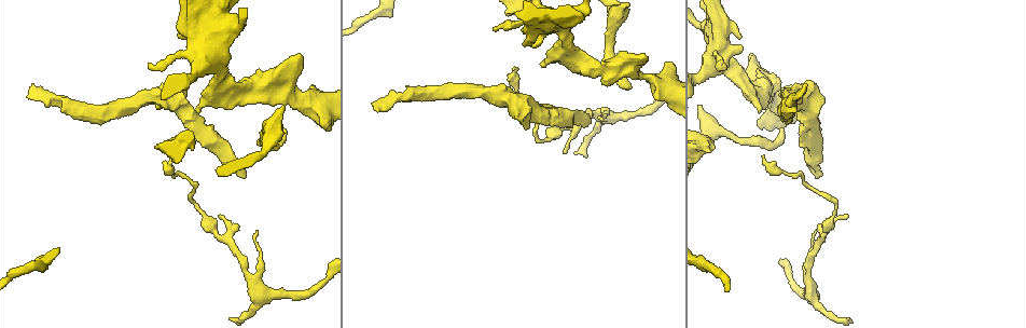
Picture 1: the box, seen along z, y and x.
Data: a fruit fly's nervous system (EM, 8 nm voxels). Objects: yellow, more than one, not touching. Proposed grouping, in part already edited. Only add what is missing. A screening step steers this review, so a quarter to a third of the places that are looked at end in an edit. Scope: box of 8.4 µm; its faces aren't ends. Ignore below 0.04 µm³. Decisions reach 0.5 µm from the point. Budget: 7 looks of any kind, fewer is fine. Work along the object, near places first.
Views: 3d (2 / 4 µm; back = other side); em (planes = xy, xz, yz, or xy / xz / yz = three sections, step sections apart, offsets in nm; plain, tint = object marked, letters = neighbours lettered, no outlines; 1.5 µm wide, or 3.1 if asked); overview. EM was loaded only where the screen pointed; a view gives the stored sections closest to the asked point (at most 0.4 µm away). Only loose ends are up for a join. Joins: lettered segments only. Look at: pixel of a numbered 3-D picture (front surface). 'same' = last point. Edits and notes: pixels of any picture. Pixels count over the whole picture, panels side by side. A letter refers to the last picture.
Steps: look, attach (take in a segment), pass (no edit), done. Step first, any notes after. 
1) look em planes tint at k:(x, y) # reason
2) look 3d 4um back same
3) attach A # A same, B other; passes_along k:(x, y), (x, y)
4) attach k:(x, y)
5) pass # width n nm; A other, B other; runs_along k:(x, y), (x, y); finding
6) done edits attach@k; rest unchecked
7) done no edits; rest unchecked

look em planes letters at 1:(242, 178) # free end

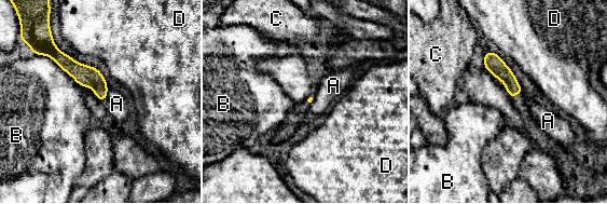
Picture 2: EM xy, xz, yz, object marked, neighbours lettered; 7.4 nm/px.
pass # A other, B other, C other, D other; border 2:(109, 90), (105, 102); no lettered segment goes on from it

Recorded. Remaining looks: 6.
look 3d 4um at 1:(283, 128) # an open end

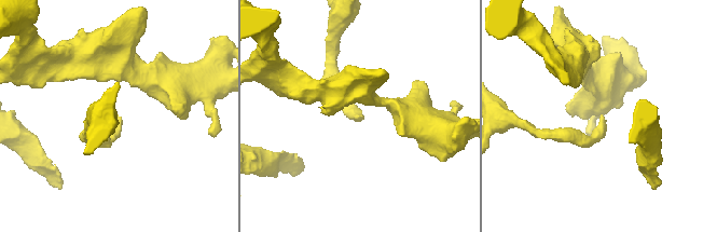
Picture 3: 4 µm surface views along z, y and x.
look em planes letters at 3:(118, 117) # now the EM

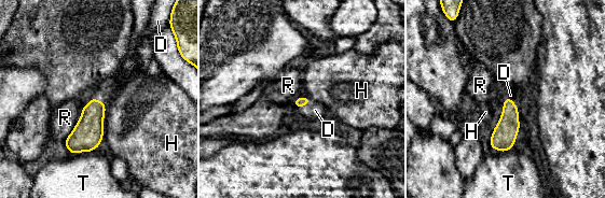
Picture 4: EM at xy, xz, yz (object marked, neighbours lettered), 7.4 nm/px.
attach D # D same, H other, R other, T other; the cell continues

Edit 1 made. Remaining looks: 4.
look overview

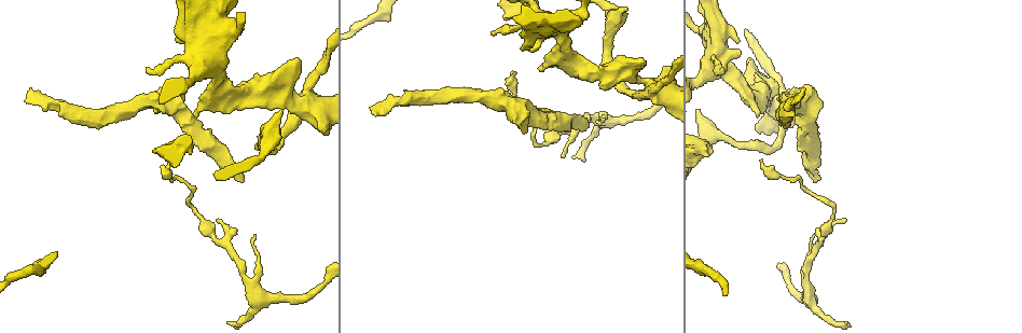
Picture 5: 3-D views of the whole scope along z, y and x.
look 3d 4um at 5:(761, 161) # long arm stops here

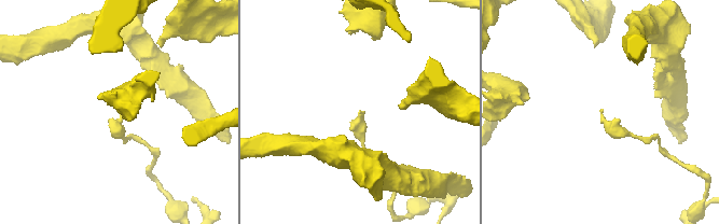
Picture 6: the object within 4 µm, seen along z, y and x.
look em planes letters at 6:(359, 111)

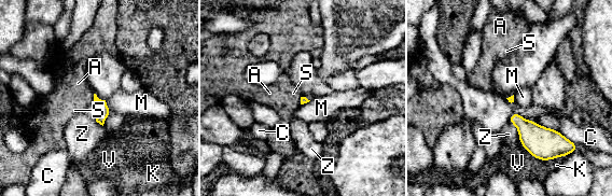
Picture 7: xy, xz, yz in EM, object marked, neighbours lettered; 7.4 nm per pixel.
pass # A other, C other, K other, M other, S other, V other, Z other; border 7:(94, 93), (93, 100); no lettered segment goes on from it

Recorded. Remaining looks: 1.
done edits attach@4; rest unchecked

